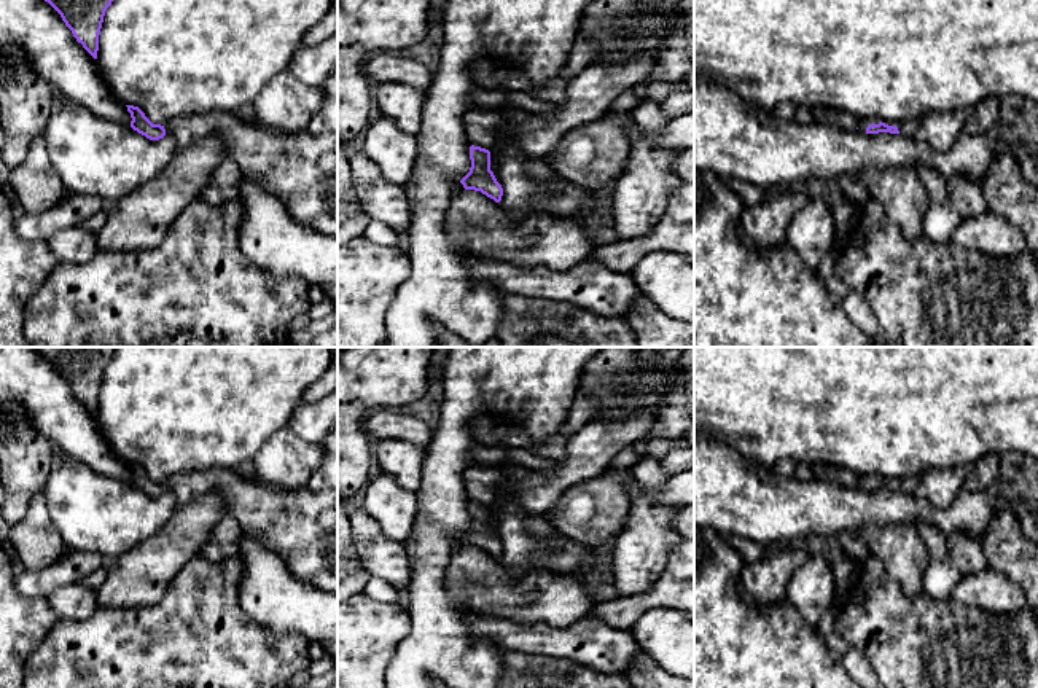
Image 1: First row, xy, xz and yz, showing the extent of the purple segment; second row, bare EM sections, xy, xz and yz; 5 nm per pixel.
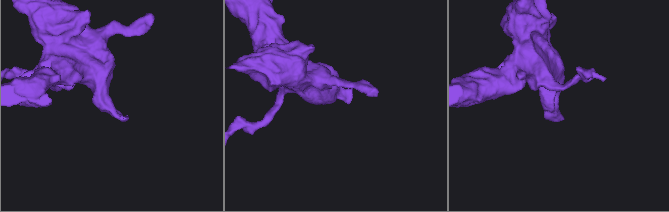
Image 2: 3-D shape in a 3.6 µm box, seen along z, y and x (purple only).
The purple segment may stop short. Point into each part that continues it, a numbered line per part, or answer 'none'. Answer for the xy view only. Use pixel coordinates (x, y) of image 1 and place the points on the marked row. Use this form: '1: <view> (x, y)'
1: xy (300, 168)

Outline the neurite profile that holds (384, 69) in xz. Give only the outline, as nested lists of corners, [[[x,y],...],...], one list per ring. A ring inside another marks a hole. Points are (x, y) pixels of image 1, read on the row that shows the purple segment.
[[[377,56],[368,59],[363,75],[376,88],[382,83],[403,83],[425,91],[431,84],[433,73],[423,62],[395,56]]]

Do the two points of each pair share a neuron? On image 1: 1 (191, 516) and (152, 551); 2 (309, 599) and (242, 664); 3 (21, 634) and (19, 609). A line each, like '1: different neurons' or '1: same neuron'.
1: same neuron
2: different neurons
3: same neuron

